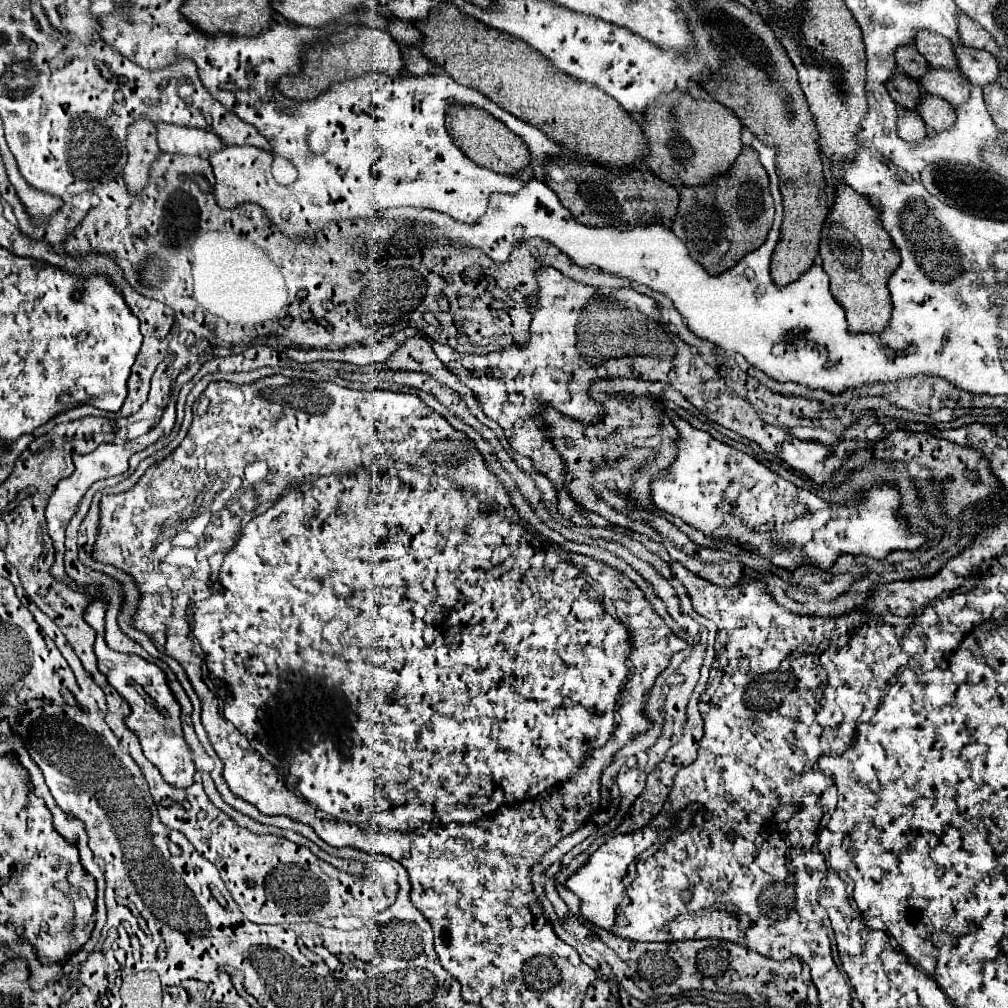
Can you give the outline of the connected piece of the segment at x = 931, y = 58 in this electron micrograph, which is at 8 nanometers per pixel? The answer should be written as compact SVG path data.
M919 32L915 36L915 48L923 54L923 58L929 62L929 66L939 66L939 68L957 68L957 60L953 54L953 44L935 32Z

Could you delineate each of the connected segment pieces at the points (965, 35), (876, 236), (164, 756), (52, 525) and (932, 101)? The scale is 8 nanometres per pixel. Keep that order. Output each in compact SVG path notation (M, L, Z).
M959 14L957 22L959 22L959 26L957 26L957 28L959 28L959 36L961 36L961 42L963 42L965 46L979 48L979 50L987 46L991 34L989 34L983 26L979 26L975 20L971 20L971 18L965 16L965 14Z
M839 184L835 192L835 202L821 228L819 254L823 258L823 270L831 278L831 292L847 312L849 330L881 332L889 324L891 314L887 280L897 270L901 256L883 228L877 208L849 184Z
M99 594L97 600L91 602L91 608L87 608L87 622L97 630L97 640L95 640L95 656L97 656L97 666L99 670L107 676L109 684L129 702L131 714L127 718L127 726L139 734L143 754L157 766L161 776L177 788L187 788L193 784L193 774L195 774L195 764L191 760L191 750L187 748L187 742L183 738L181 730L181 706L173 692L169 690L169 684L165 680L165 672L143 660L137 654L123 654L117 650L111 650L105 642L105 612L107 612L107 602L103 594Z
M99 444L95 452L91 454L75 454L73 456L73 462L75 462L75 472L71 478L65 478L57 484L55 492L51 494L49 498L49 504L47 504L47 522L49 522L49 532L51 532L51 538L55 540L55 550L57 550L57 556L55 556L55 564L51 566L51 574L61 578L65 584L71 580L65 572L65 566L63 566L63 556L65 556L65 528L69 524L69 520L73 518L73 514L77 512L79 508L79 500L85 496L85 492L91 488L91 484L95 484L97 480L101 478L107 478L107 474L115 474L115 444Z
M925 94L917 104L917 114L925 120L929 130L943 130L955 122L955 108L939 96Z

